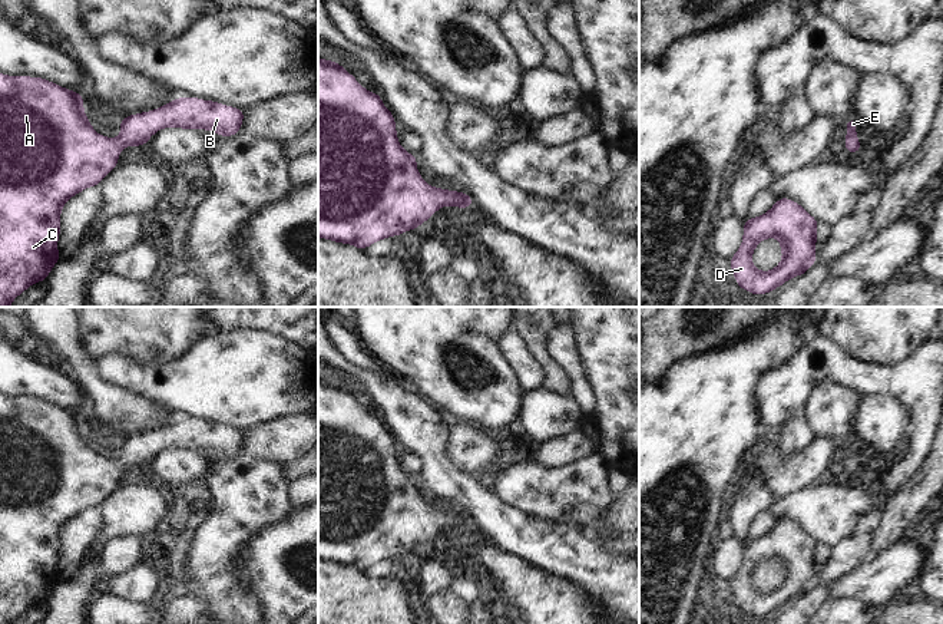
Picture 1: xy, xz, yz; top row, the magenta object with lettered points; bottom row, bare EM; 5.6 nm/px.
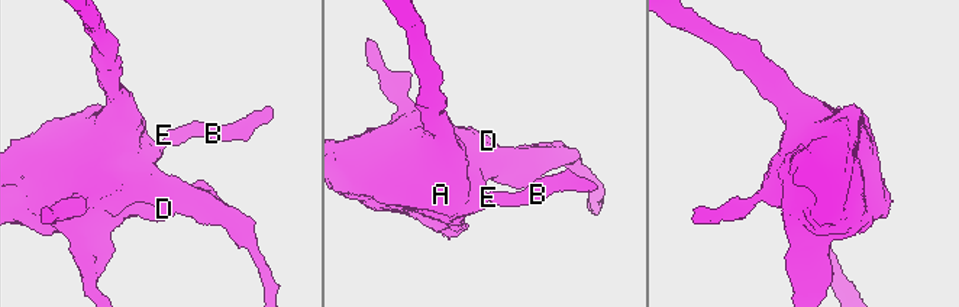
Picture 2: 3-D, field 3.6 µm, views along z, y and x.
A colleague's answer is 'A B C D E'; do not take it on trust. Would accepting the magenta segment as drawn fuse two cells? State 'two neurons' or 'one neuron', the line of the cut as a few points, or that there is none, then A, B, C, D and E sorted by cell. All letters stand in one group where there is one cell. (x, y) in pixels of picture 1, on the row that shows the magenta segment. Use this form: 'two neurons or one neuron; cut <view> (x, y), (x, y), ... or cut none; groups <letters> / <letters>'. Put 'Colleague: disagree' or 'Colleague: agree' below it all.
one neuron; cut none; groups A B C D E
Colleague: agree

